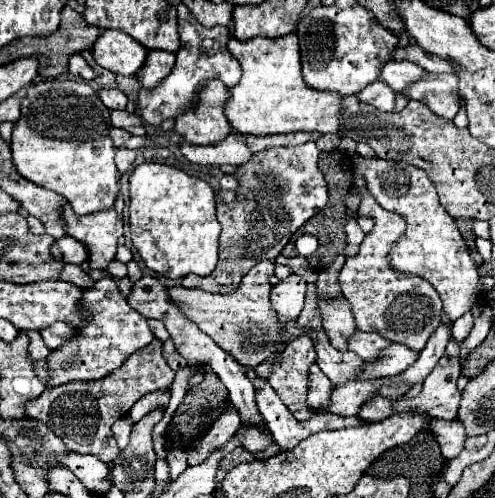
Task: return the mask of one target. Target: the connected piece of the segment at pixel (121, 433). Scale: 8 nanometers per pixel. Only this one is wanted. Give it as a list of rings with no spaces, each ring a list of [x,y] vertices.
[[[122,417],[118,419],[114,425],[112,425],[112,433],[114,433],[114,439],[118,441],[118,447],[124,449],[128,445],[128,437],[130,437],[130,429],[132,429],[132,421],[128,417]]]

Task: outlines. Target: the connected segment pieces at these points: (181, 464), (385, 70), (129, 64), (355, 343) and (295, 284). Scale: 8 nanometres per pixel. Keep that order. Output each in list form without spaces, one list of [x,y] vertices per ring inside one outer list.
[[[172,446],[166,460],[170,467],[170,480],[174,481],[188,467],[186,452],[179,447]]]
[[[390,61],[388,65],[382,65],[380,69],[380,81],[390,85],[396,93],[404,89],[404,85],[410,85],[416,81],[416,77],[422,77],[426,71],[418,65],[412,65],[410,61]]]
[[[114,29],[102,31],[92,45],[94,61],[100,67],[120,75],[138,75],[144,65],[146,53],[148,51],[138,41],[132,41],[132,37]]]
[[[358,329],[348,337],[348,349],[360,355],[364,361],[370,361],[372,357],[376,357],[376,353],[380,353],[380,349],[384,349],[384,345],[388,343],[390,341],[386,341],[378,333],[364,333]]]
[[[290,275],[272,287],[270,301],[280,321],[288,321],[300,315],[304,307],[304,297],[306,297],[306,281],[300,275]]]

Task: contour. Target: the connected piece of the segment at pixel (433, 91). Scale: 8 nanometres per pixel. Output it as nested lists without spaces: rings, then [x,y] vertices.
[[[426,73],[420,81],[406,87],[404,95],[408,99],[422,101],[428,109],[432,109],[432,113],[444,119],[454,119],[460,109],[454,73]]]

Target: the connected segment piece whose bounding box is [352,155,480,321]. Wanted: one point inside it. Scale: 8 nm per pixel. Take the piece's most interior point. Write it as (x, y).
(431, 247)

